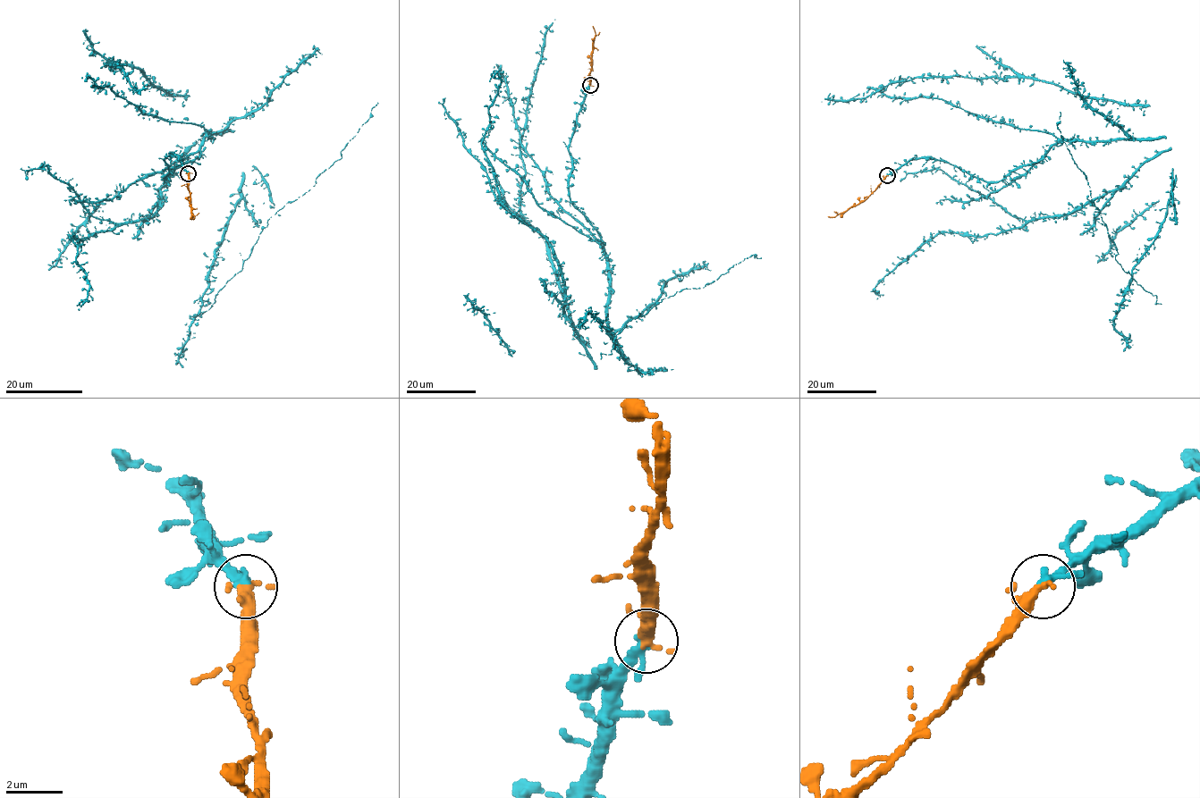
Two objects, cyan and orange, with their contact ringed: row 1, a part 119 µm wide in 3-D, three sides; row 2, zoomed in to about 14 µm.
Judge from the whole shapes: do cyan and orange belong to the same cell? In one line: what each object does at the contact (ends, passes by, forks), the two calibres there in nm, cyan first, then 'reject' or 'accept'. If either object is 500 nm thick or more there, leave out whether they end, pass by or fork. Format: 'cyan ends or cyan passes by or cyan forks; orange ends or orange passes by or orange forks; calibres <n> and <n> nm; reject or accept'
cyan passes by; orange ends; calibres 240 and 420 nm; accept

